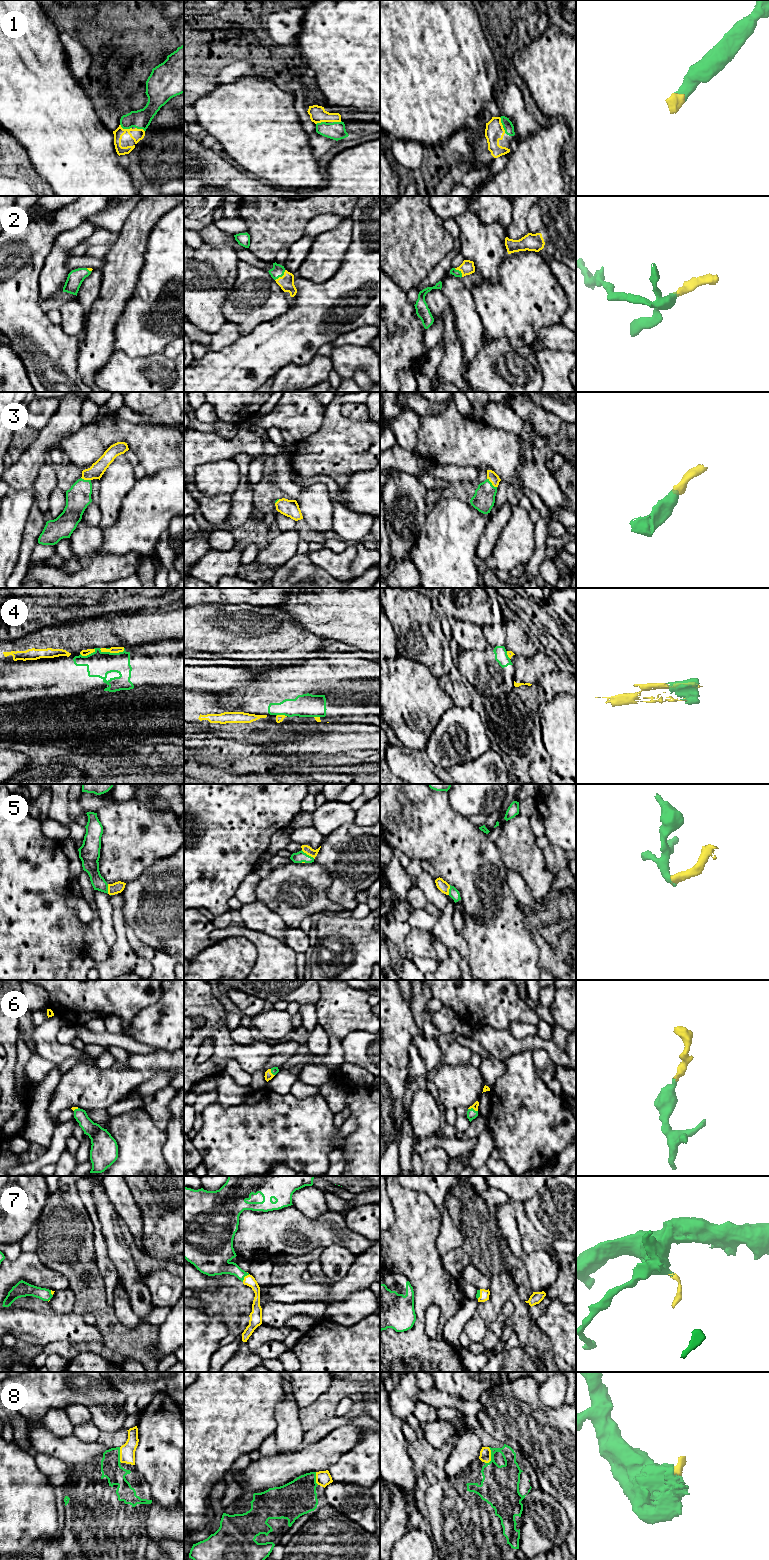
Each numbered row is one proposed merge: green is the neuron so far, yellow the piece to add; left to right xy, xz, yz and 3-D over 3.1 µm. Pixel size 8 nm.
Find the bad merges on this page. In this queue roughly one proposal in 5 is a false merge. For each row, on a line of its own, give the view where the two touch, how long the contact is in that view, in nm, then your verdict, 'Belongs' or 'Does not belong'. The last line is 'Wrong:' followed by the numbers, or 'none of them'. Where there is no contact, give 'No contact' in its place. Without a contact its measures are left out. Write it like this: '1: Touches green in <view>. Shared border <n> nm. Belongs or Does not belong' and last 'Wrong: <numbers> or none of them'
1: Touches green in yz. Shared border 140 nm. Belongs
2: Touches green in xz. Shared border 120 nm. Belongs
3: Touches green in yz. Shared border 110 nm. Belongs
4: Touches green in xy. Shared border 200 nm. Does not belong
5: Touches green in xz. Shared border 130 nm. Belongs
6: Touches green in yz. Shared border 80 nm. Belongs
7: Touches green in xz. Shared border 90 nm. Belongs
8: Touches green in yz. Shared border 140 nm. Belongs
Wrong: 4

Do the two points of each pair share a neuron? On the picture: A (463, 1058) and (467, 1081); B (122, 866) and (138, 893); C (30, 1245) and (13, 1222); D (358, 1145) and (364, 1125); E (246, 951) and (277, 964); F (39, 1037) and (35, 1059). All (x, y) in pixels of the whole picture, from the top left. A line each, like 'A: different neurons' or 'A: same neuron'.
A: different neurons
B: different neurons
C: different neurons
D: same neuron
E: different neurons
F: different neurons

